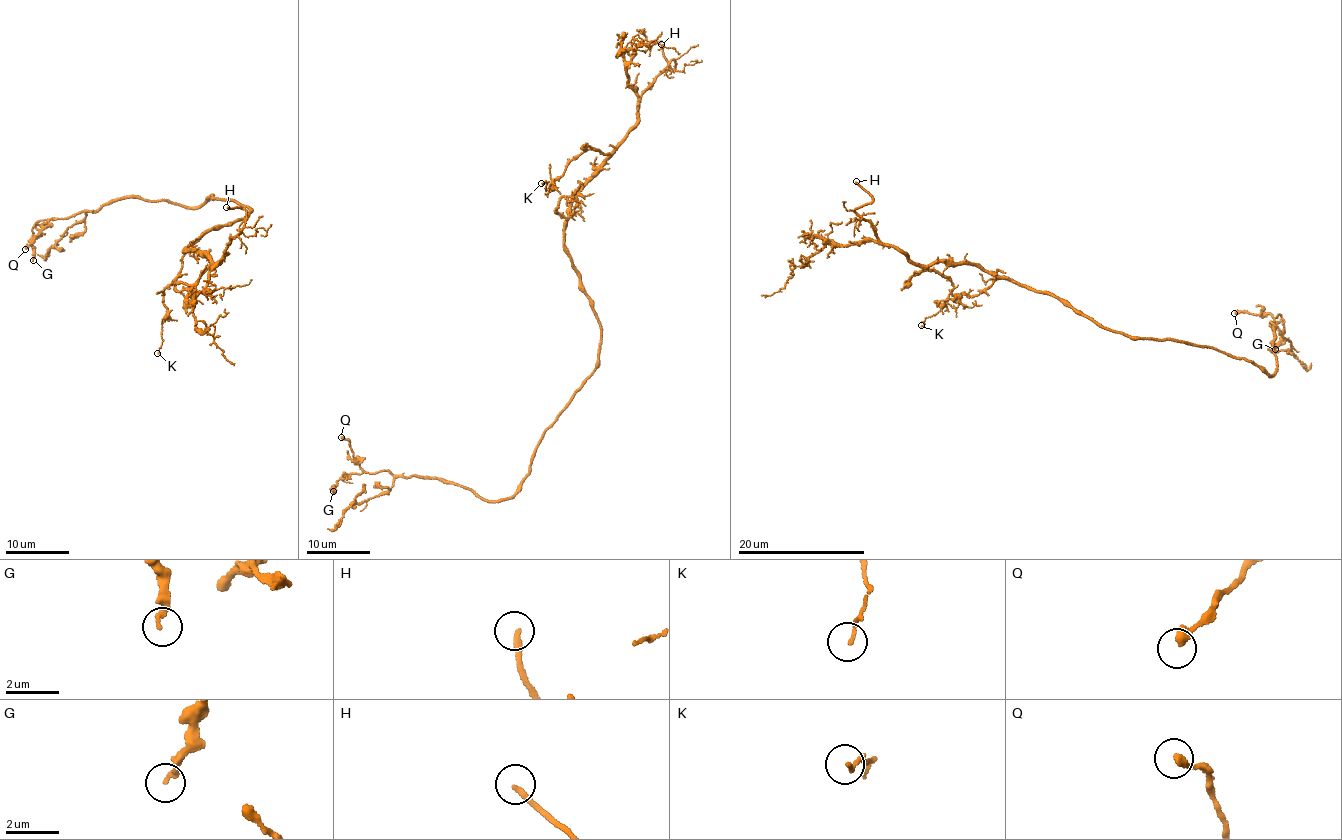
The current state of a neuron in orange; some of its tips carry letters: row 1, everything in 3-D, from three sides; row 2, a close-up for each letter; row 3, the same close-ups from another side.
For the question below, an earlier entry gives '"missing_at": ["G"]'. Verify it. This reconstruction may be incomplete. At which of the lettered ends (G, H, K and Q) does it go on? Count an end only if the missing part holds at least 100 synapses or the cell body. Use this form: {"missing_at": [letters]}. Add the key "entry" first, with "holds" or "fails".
{"entry": "fails", "missing_at": ["H"]}

